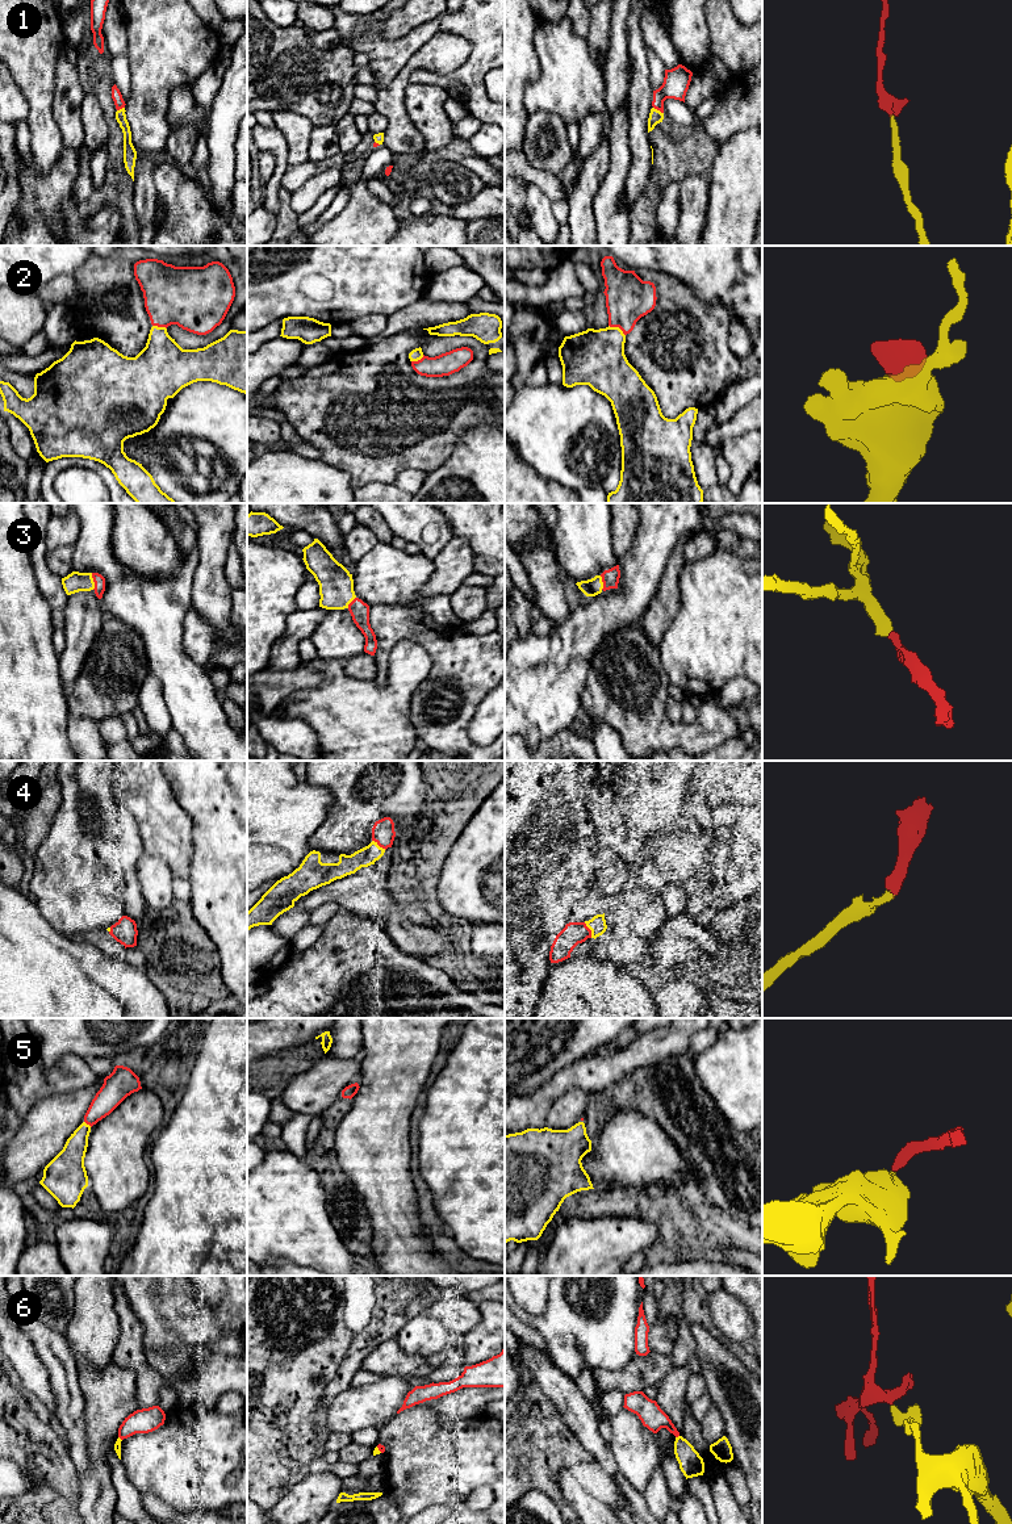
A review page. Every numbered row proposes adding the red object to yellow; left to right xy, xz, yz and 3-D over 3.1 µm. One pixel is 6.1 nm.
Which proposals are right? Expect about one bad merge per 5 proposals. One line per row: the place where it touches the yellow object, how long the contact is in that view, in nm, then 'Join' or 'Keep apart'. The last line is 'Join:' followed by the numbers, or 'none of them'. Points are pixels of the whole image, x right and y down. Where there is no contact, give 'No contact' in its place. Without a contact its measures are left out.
1: Touches yellow at yz (659, 111). Shared border 80 nm. Join
2: Touches yellow at yz (618, 327). Shared border 120 nm. Join
3: Touches yellow at xy (92, 581). Shared border 110 nm. Join
4: Touches yellow at yz (590, 929). Shared border 110 nm. Join
5: Touches yellow at xy (88, 1125). Shared border 60 nm. Join
6: Touches yellow at xy (120, 1439). Shared border 40 nm. Keep apart
Join: 1, 2, 3, 4, 5

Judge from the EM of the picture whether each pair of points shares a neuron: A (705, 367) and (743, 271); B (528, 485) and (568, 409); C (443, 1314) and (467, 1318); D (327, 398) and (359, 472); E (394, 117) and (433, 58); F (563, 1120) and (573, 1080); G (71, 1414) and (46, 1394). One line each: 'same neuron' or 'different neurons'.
A: different neurons
B: different neurons
C: same neuron
D: same neuron
E: same neuron
F: different neurons
G: different neurons

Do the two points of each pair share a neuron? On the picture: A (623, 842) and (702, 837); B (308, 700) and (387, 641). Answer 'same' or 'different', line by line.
A: different
B: different

